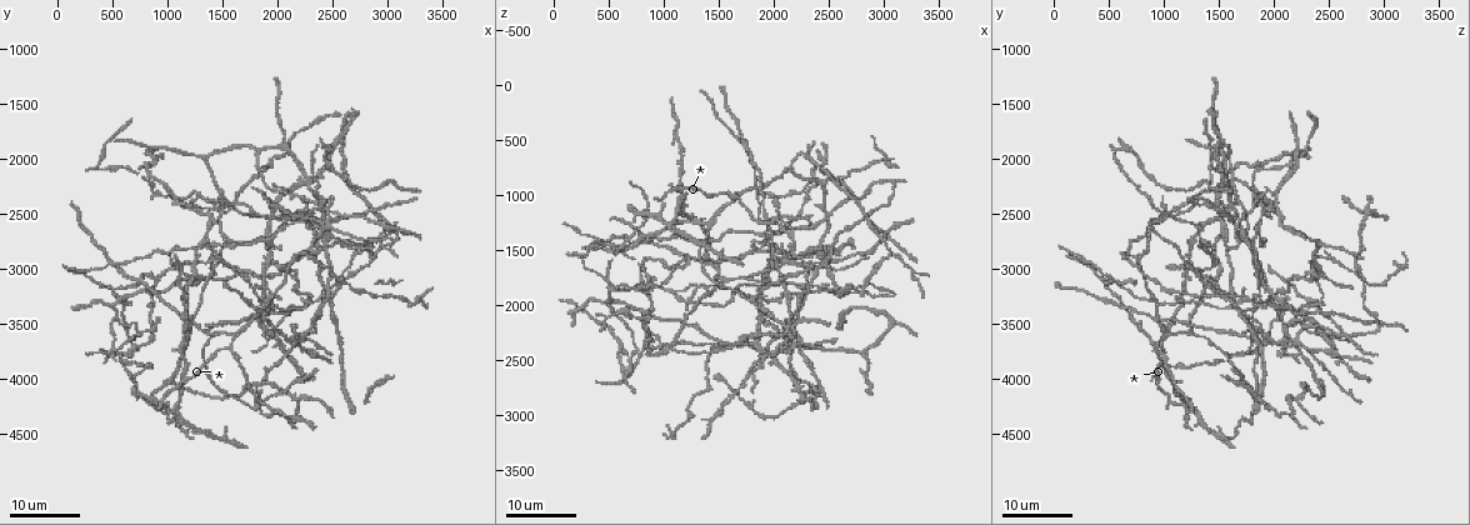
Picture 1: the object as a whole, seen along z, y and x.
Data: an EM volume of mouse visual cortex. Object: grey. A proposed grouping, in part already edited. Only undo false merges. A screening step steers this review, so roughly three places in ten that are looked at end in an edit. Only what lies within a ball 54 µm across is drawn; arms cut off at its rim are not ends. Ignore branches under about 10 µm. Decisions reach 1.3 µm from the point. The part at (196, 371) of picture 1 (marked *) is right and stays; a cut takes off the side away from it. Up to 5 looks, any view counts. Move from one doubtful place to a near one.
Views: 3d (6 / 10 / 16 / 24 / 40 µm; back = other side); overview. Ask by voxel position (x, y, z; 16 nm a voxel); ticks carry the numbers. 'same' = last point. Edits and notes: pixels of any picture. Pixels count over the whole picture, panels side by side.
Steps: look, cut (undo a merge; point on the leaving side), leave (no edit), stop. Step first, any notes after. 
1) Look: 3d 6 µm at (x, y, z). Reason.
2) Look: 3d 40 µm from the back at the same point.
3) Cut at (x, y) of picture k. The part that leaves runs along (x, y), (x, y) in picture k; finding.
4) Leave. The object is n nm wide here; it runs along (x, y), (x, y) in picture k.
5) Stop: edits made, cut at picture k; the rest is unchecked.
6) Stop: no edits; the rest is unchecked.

Look: 3d 24 µm at (500, 2940, 1440). Four-way junction.

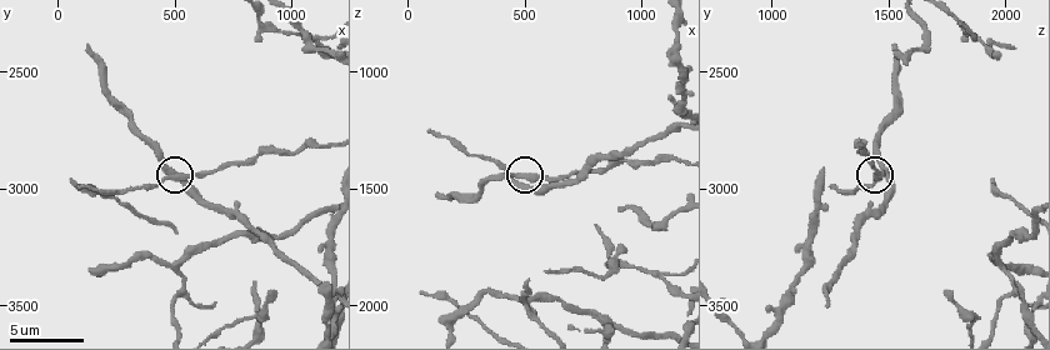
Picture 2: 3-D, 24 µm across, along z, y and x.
Look: 3d 6 µm at (510, 2940, 1470).

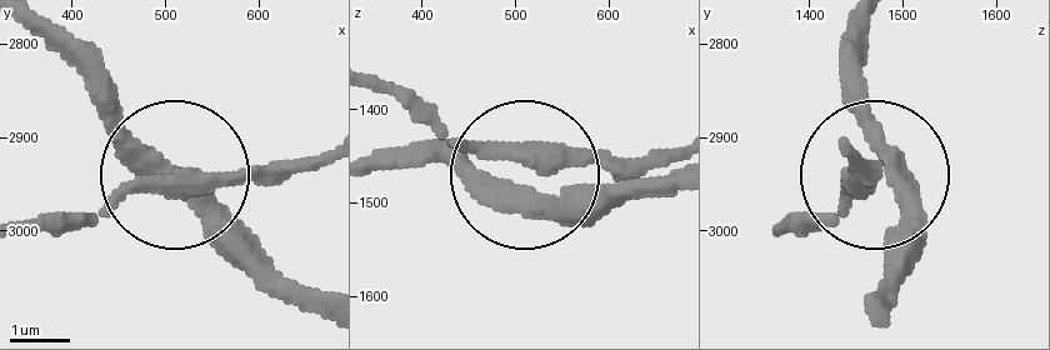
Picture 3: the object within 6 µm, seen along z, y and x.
Leave. The object is 360 nm wide here; it runs along (874, 303), (894, 203), (854, 43) in picture 3; all the same neuron.

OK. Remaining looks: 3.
Look: 3d 16 µm at (560, 3720, 1820).

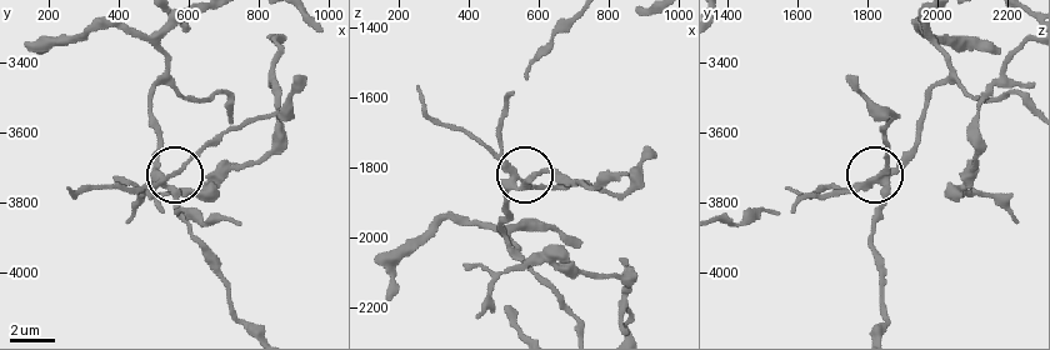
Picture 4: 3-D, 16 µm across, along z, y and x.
Look: 3d 6 µm at (530, 3730, 1830). Closer look.

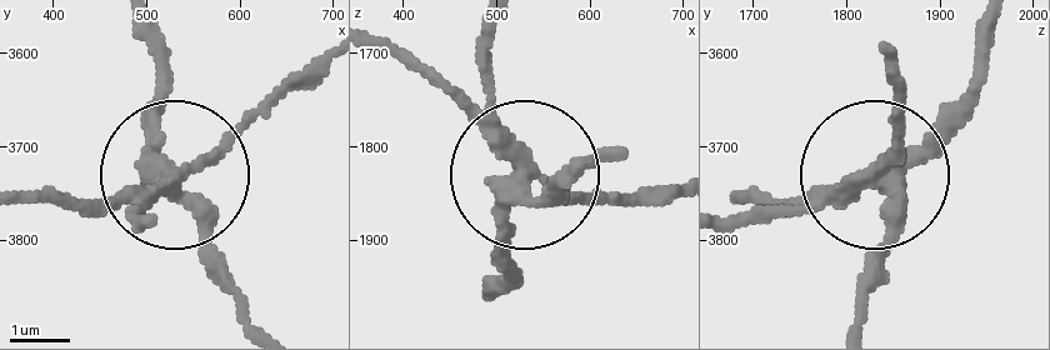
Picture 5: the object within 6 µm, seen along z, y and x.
Look: 3d 6 µm from the back at (535, 3730, 1825).

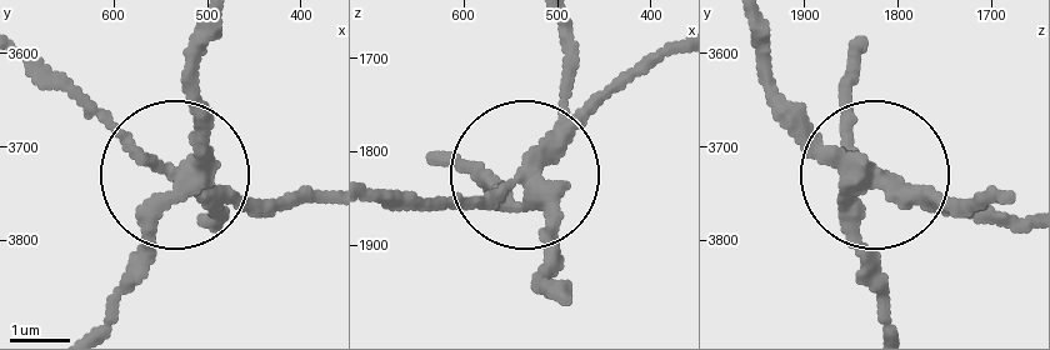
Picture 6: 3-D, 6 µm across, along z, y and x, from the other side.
Leave. All the same neuron.

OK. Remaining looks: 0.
Stop: no edits; the rest is unchecked.

